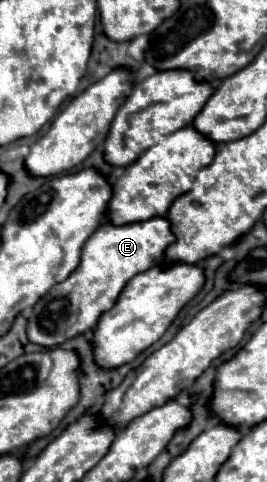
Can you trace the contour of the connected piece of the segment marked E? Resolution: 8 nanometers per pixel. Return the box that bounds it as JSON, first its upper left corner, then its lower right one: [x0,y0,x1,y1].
[27,216,173,346]

